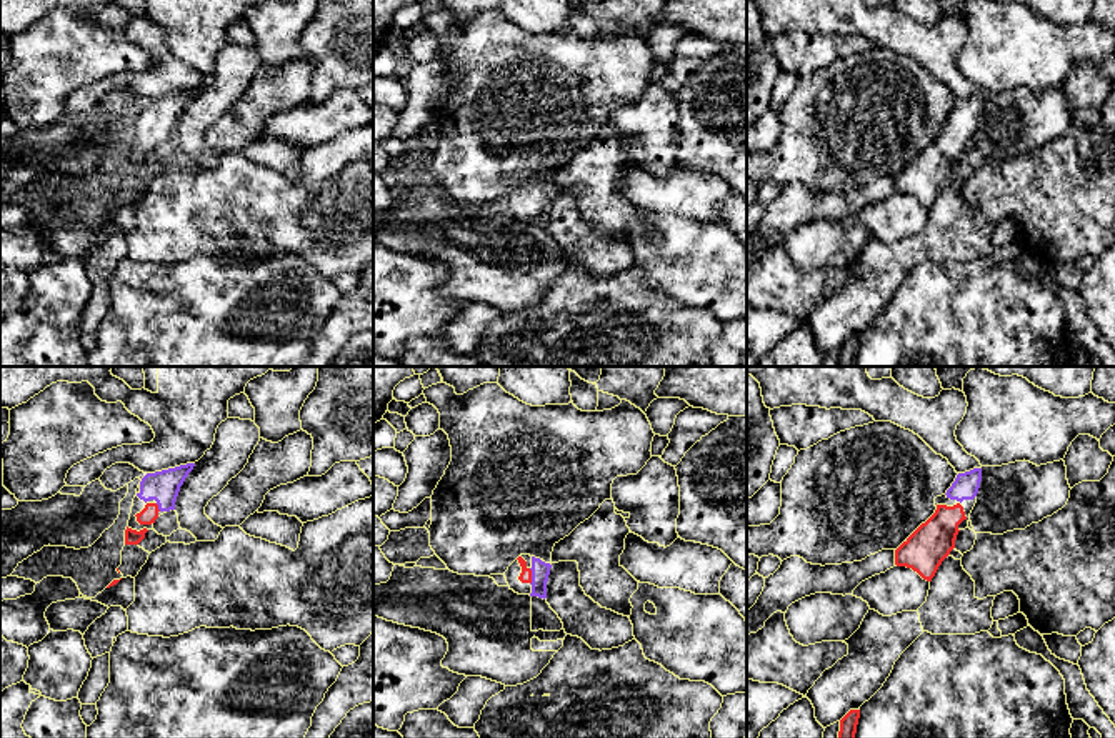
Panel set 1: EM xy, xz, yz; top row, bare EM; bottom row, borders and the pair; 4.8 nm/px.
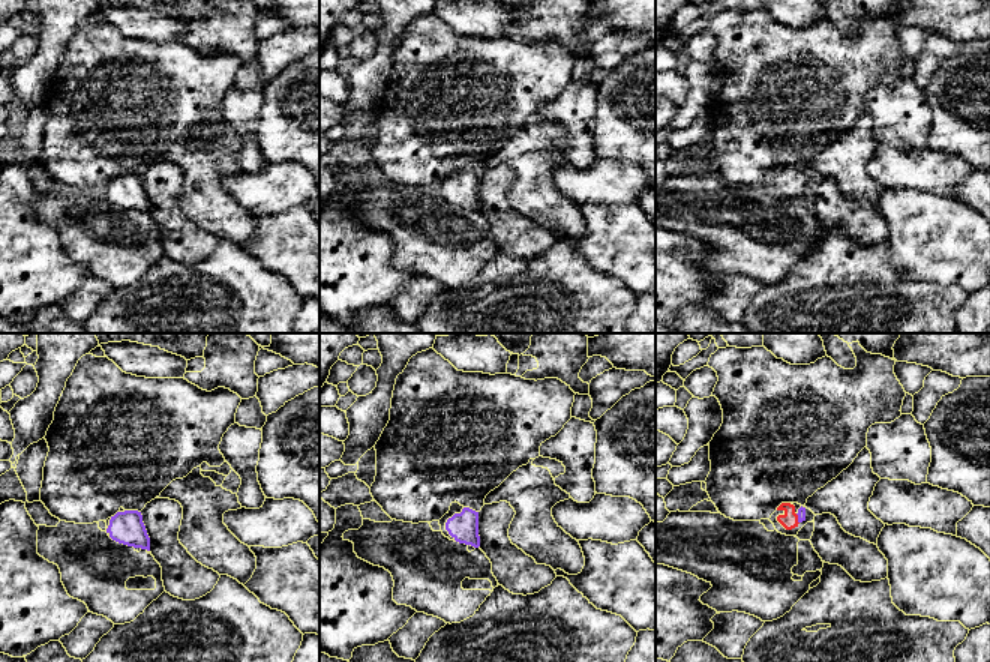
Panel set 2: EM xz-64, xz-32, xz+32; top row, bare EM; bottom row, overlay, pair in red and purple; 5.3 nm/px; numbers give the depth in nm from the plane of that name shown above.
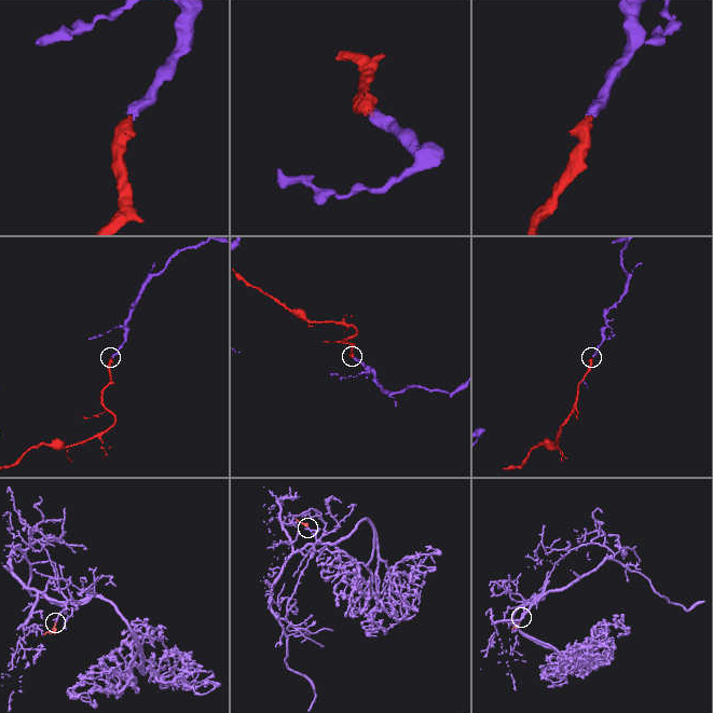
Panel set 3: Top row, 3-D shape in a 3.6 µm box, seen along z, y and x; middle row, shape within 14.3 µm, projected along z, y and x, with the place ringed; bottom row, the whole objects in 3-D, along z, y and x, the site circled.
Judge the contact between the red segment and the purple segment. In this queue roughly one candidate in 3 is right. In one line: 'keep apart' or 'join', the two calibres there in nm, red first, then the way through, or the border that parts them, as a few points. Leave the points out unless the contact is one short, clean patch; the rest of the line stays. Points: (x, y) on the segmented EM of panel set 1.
join; calibres 60 and 90 nm; way xz (525, 577), (530, 577), (540, 570)

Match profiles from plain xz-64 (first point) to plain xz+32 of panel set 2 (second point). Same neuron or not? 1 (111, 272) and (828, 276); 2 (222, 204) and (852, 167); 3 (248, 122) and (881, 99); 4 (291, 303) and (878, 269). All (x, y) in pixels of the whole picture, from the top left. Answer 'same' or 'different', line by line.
1: different
2: same
3: same
4: same

